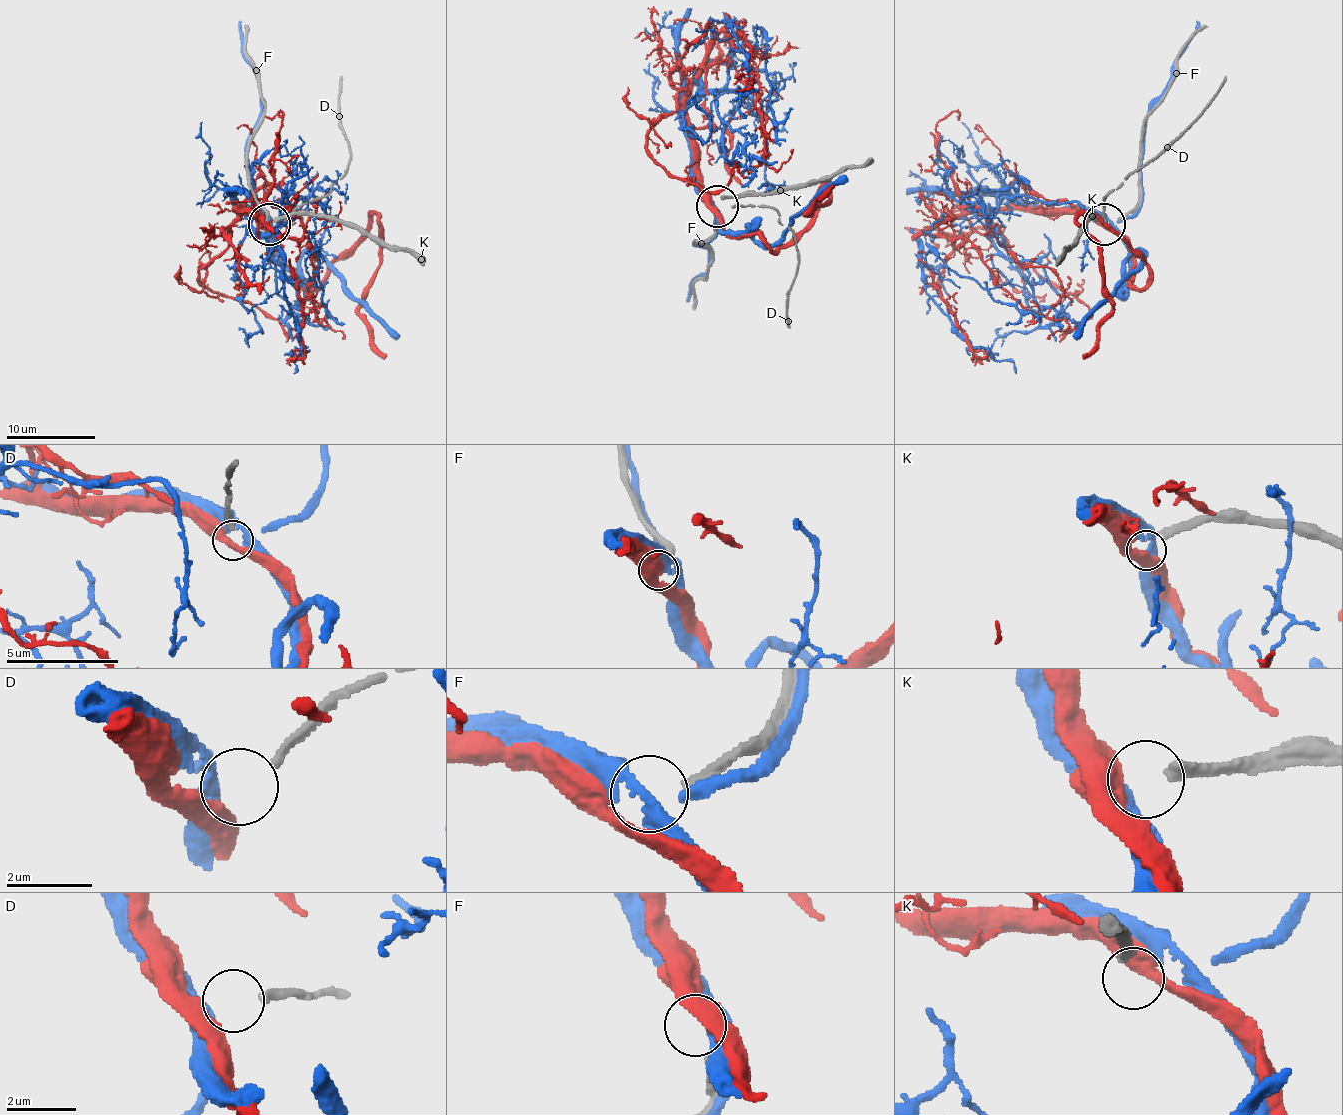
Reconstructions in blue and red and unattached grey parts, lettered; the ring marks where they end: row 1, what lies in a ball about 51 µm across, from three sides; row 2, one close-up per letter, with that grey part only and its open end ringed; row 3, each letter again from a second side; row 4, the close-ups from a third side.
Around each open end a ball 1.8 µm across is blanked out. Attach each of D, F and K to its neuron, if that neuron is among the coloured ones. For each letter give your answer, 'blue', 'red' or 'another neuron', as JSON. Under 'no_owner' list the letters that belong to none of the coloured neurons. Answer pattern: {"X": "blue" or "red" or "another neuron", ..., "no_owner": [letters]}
{"D": "another neuron", "F": "red", "K": "another neuron", "no_owner": ["D", "K"]}

